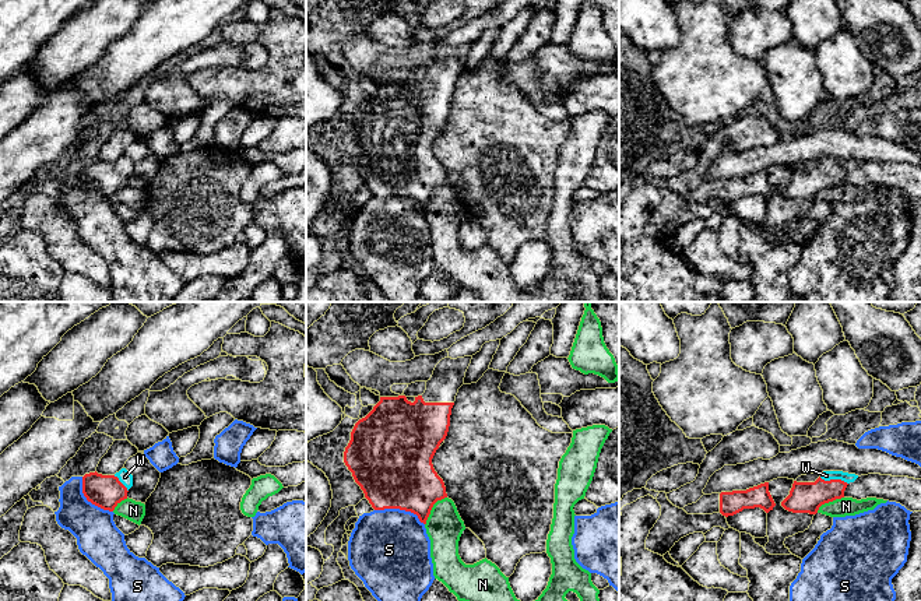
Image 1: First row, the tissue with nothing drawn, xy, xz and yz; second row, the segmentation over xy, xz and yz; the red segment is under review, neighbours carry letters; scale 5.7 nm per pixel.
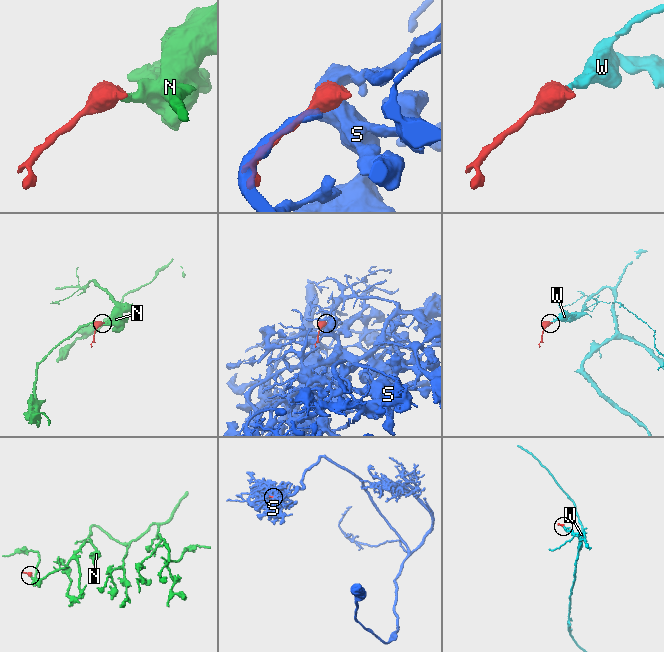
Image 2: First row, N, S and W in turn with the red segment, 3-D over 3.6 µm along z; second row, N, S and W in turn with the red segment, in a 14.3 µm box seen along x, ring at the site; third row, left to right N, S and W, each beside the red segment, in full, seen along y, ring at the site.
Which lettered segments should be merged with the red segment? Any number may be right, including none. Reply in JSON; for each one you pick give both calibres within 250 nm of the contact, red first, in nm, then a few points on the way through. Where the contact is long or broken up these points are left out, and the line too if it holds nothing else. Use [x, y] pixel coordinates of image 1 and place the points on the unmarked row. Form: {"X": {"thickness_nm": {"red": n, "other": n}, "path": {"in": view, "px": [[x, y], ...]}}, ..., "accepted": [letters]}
{"W": {"thickness_nm": {"red": 180, "other": 60}, "path": {"in": "yz", "px": [[804, 183], [821, 179], [833, 167], [826, 162]]}}, "accepted": ["W"]}

